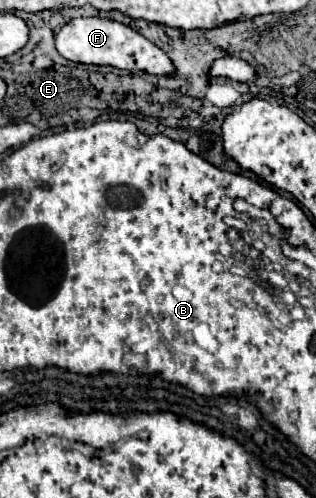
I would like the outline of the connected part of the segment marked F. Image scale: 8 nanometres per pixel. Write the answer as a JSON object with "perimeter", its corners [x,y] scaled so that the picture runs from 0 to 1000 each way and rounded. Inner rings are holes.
{"perimeter":[[[228,36],[196,52],[177,72],[177,100],[222,124],[253,124],[269,131],[335,131],[386,137],[405,145],[475,145],[475,149],[544,149],[551,133],[538,116],[475,80],[424,64],[418,56],[348,40],[348,36]]]}

